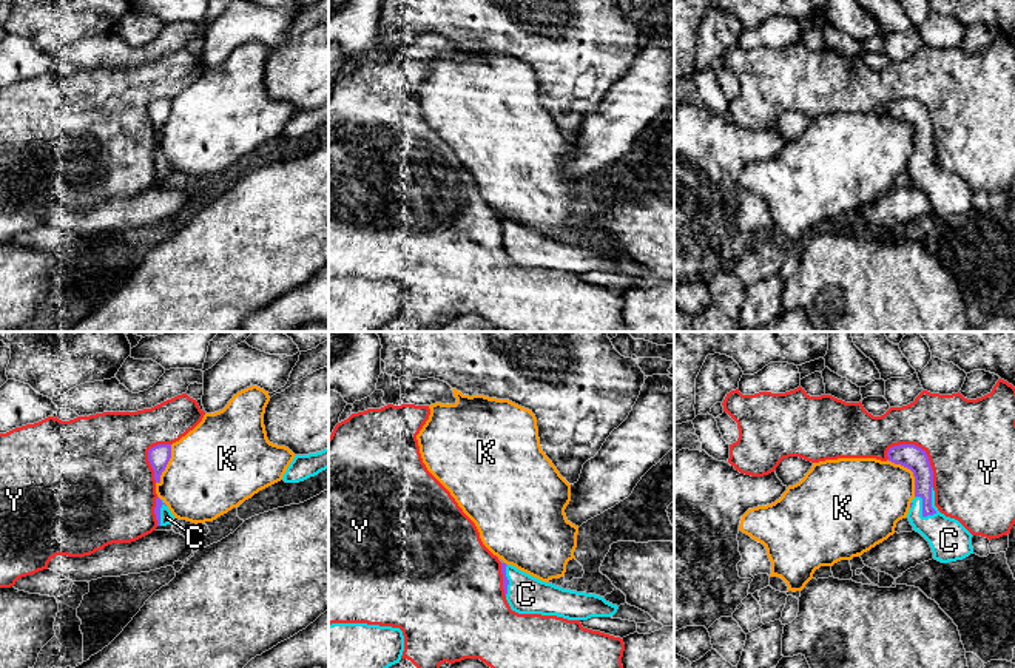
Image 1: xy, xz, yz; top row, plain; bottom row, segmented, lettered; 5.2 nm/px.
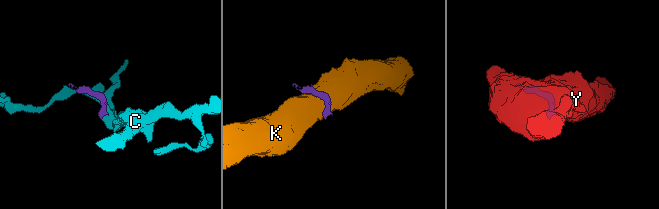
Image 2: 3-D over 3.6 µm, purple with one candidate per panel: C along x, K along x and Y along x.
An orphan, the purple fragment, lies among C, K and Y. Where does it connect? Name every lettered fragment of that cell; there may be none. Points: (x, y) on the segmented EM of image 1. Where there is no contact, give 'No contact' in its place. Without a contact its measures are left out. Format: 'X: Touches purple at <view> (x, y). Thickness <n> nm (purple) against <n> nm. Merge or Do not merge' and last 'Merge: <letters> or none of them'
C: Touches purple at yz (930, 505). Thickness 120 nm (purple) against 200 nm. Merge
K: Touches purple at yz (912, 471). Thickness 130 nm (purple) against 380 nm. Do not merge
Y: Touches purple at yz (923, 451). Thickness 130 nm (purple) against 460 nm. Do not merge
Merge: C

